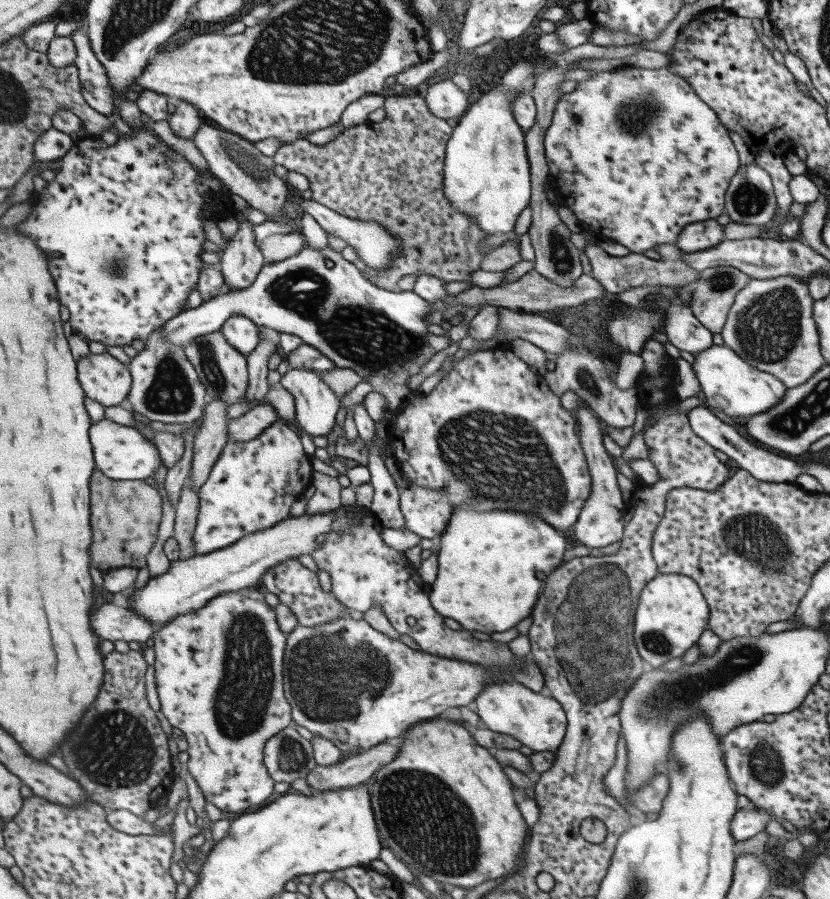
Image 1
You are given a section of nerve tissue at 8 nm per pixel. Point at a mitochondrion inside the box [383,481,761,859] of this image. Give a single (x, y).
(587, 626)

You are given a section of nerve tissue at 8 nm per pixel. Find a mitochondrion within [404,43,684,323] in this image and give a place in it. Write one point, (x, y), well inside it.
(640, 113)

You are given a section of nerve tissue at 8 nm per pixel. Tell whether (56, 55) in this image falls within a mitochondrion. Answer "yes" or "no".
no

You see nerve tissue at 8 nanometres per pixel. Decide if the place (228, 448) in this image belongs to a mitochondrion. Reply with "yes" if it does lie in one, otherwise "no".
no

